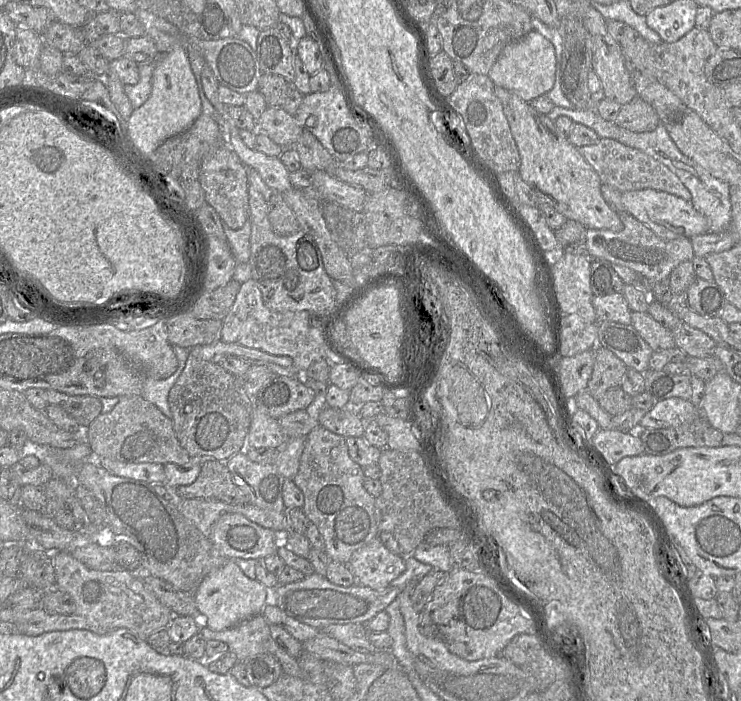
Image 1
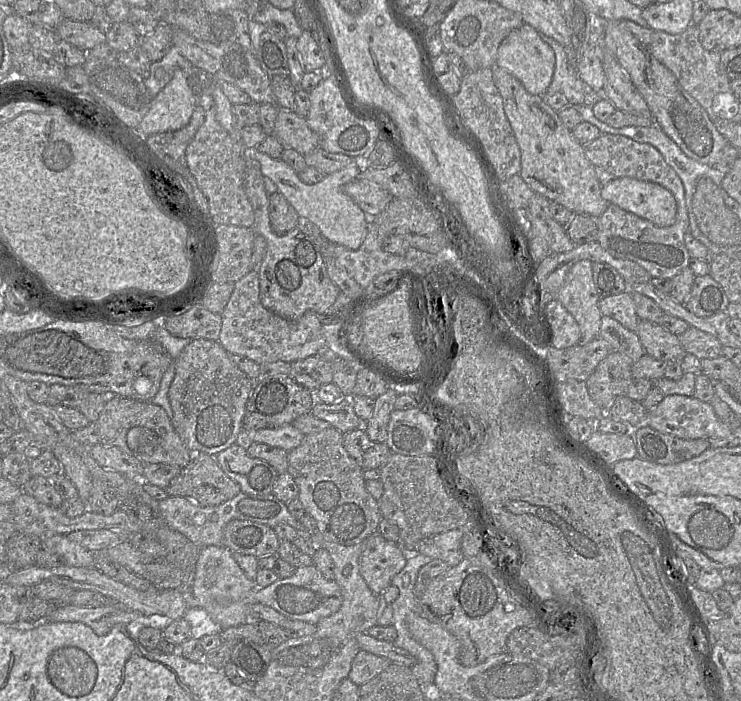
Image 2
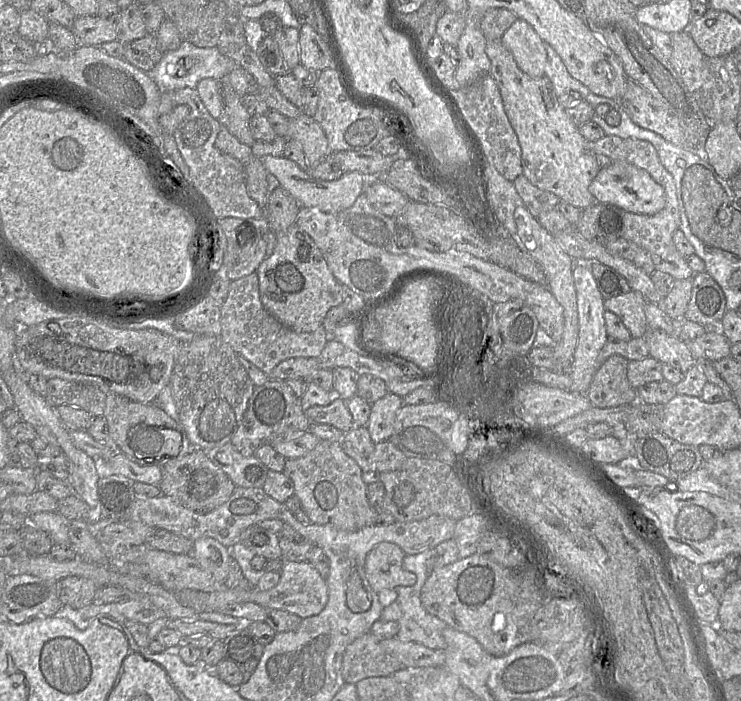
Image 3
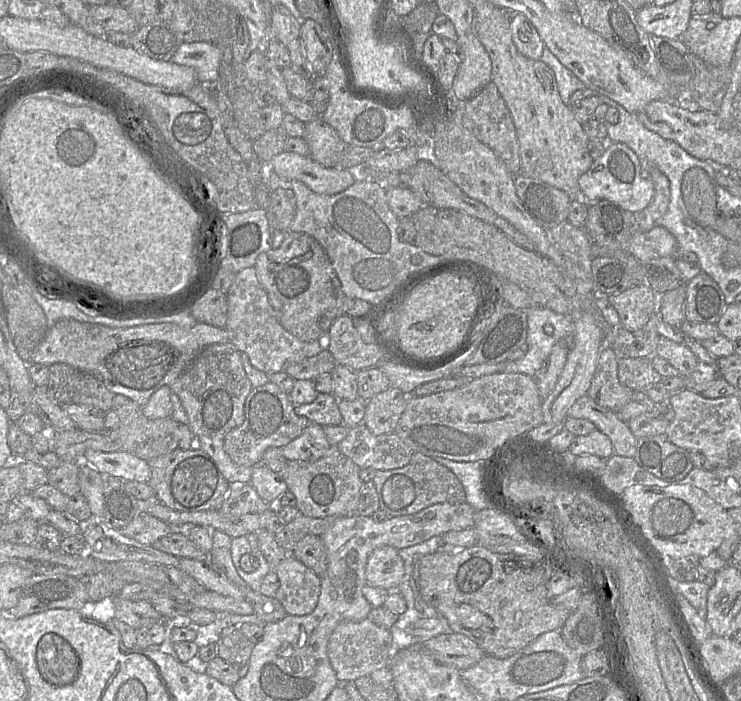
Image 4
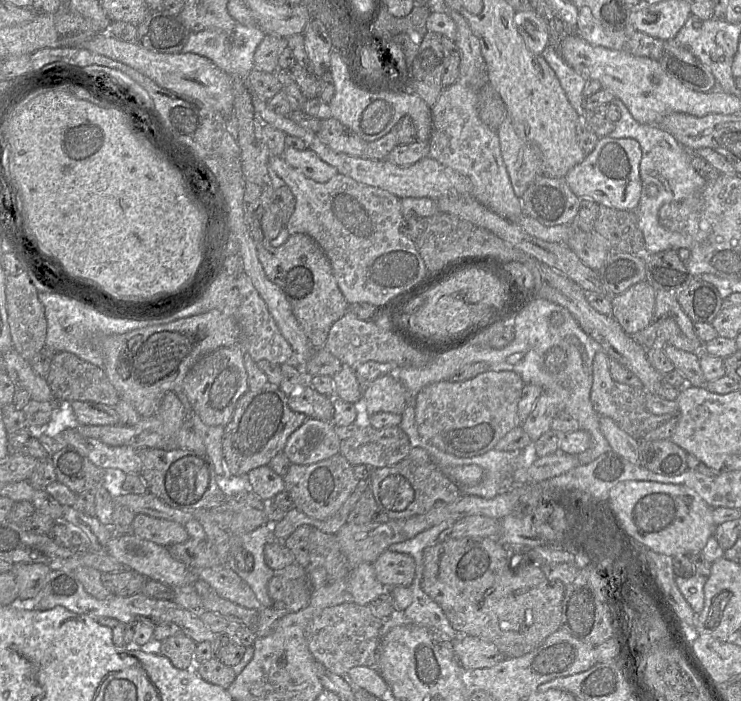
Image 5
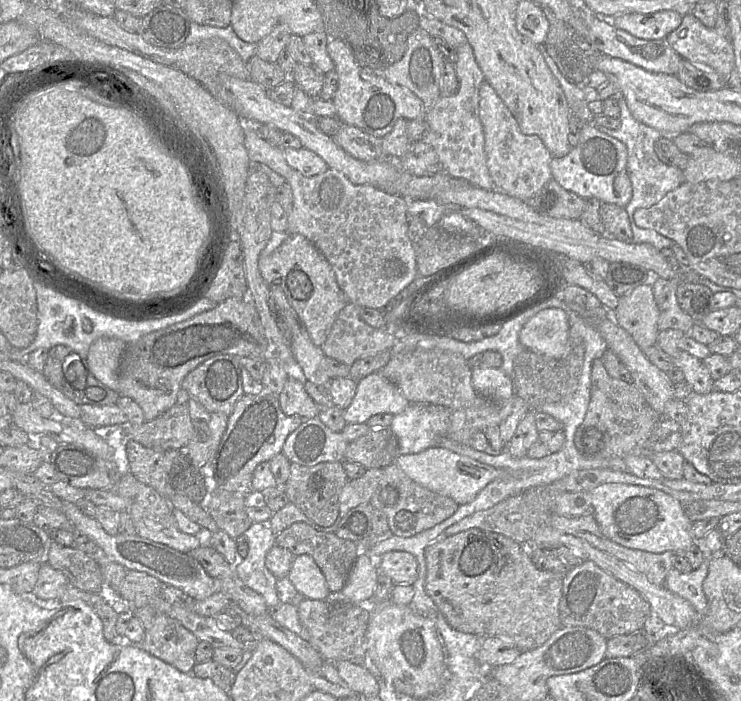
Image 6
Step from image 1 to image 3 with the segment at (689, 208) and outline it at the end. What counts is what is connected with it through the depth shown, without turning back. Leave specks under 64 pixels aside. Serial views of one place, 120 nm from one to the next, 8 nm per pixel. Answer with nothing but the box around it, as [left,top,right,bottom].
[589,161,665,215]

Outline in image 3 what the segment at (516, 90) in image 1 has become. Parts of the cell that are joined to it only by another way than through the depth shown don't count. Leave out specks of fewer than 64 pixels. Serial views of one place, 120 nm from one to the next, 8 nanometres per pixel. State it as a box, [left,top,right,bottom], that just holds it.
[500,19,547,78]

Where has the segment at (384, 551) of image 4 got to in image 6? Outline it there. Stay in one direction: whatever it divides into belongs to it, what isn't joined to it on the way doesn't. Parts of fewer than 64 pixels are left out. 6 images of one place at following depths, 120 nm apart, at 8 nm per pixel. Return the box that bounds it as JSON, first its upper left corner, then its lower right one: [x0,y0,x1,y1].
[376,551,418,585]

